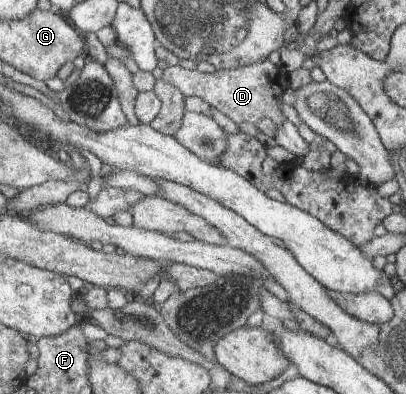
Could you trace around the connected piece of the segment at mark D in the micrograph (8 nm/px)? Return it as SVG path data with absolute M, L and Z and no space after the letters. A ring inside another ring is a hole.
M268 60L248 65L248 67L240 67L240 69L217 69L214 73L204 73L181 66L168 66L164 77L172 85L176 85L186 97L202 97L210 106L221 111L236 125L240 125L242 121L254 124L262 119L270 119L279 126L287 121L282 113L286 75L282 75L282 71Z

